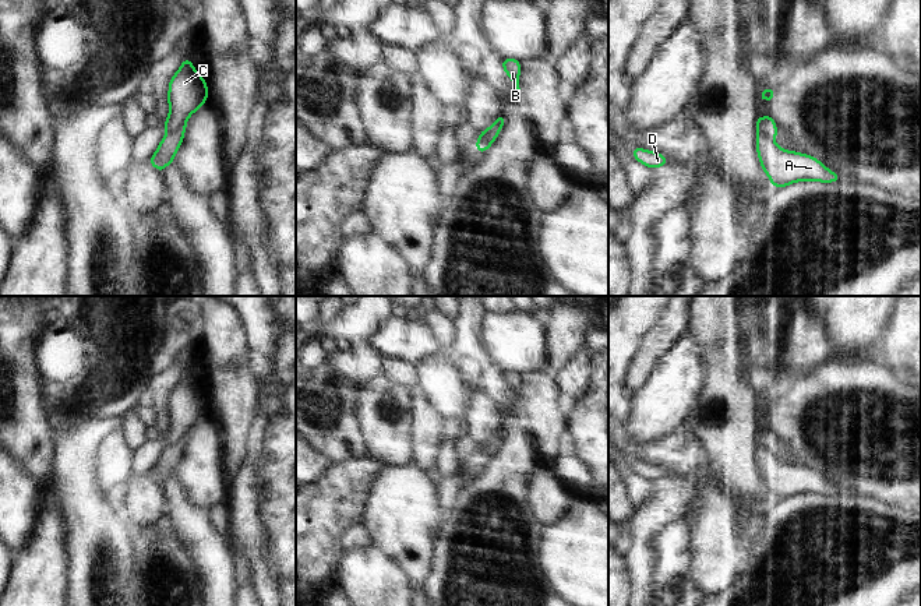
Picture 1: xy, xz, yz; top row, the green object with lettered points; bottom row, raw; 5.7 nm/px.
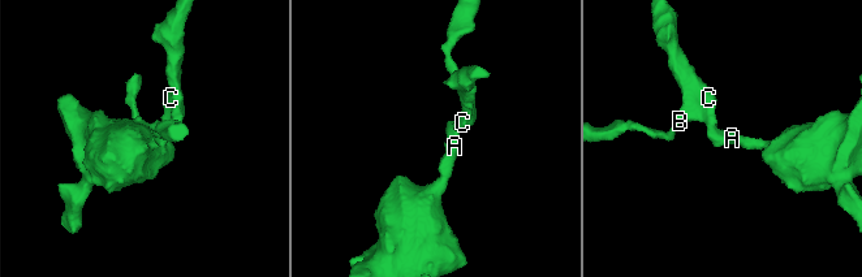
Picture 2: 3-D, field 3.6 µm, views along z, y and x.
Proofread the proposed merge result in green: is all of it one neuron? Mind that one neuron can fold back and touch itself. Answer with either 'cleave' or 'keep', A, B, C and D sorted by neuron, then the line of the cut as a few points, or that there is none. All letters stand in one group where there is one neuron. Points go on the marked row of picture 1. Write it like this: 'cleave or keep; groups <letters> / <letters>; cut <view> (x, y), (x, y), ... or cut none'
cleave; groups A B D / C; cut xy (184, 122), (168, 131)

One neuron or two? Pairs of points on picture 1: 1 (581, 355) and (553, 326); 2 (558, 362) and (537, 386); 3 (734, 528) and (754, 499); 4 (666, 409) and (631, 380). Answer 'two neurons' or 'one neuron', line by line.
1: two neurons
2: two neurons
3: two neurons
4: two neurons

